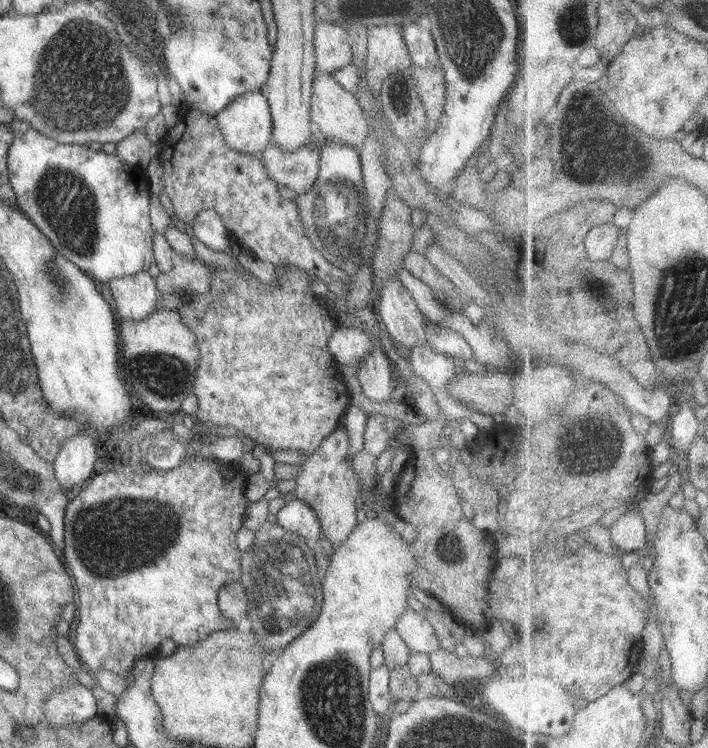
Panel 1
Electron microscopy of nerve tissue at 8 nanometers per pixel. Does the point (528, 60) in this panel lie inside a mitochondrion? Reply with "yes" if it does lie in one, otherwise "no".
no

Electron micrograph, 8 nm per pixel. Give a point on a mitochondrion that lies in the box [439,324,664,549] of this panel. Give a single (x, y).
(577, 451)

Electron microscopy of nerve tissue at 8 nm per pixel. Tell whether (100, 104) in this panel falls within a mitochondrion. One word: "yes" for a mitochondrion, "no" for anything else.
yes

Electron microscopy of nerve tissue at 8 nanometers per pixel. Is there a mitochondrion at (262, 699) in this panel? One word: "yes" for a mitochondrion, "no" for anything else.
no

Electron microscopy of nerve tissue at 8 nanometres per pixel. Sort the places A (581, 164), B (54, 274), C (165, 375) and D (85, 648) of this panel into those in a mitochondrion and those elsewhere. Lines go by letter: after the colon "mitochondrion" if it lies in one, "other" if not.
A: mitochondrion
B: mitochondrion
C: mitochondrion
D: other

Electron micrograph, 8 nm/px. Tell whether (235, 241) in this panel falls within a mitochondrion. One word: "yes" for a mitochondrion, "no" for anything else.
no

